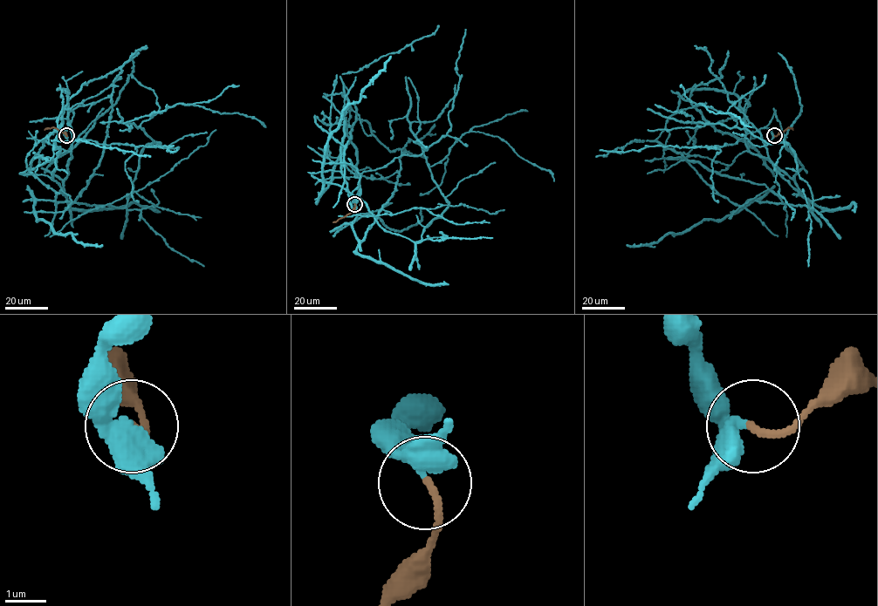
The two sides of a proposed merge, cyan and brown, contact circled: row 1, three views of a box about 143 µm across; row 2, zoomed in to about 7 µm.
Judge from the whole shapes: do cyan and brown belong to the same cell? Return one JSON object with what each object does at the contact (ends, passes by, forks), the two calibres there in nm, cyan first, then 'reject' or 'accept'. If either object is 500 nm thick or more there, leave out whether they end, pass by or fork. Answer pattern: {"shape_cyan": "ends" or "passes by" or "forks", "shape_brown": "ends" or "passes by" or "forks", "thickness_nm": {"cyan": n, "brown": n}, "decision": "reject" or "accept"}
{"shape_cyan": "passes by", "shape_brown": "ends", "thickness_nm": {"cyan": 400, "brown": 170}, "decision": "reject"}

